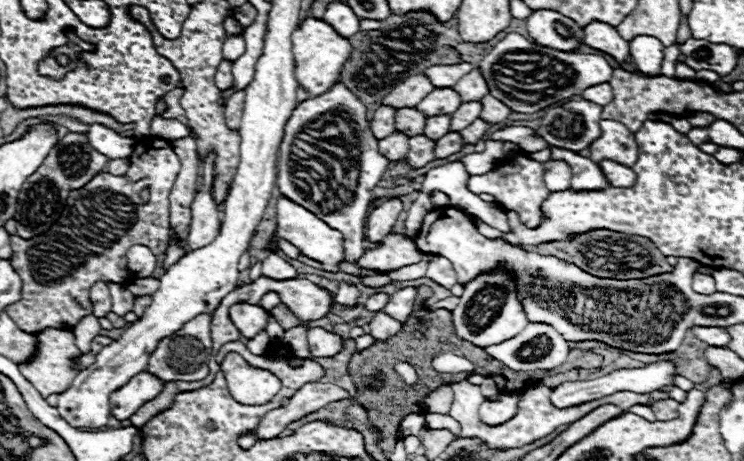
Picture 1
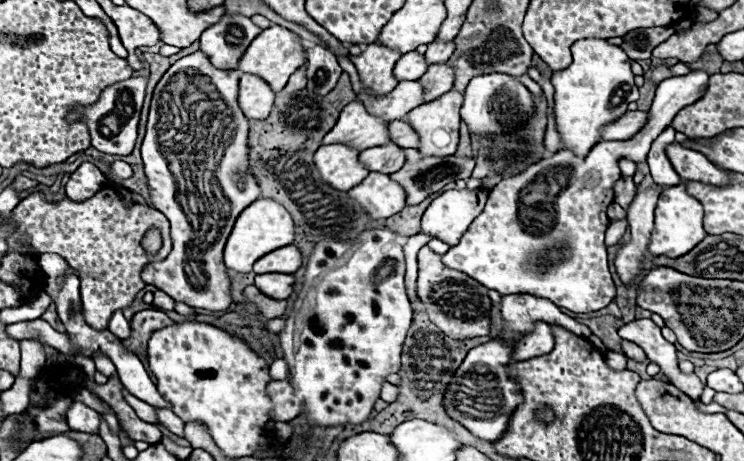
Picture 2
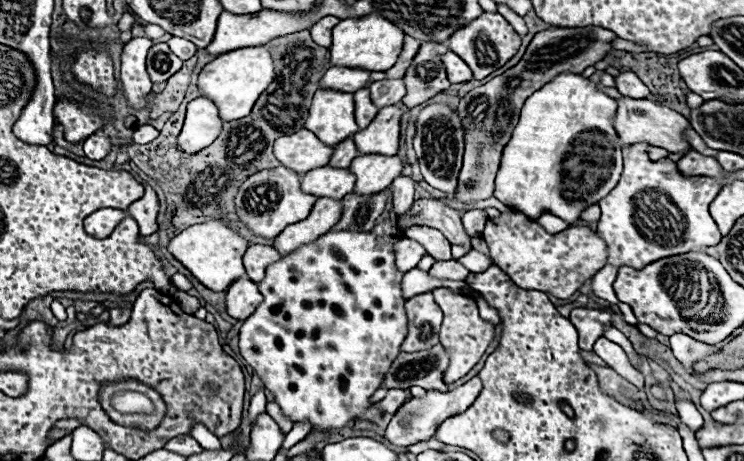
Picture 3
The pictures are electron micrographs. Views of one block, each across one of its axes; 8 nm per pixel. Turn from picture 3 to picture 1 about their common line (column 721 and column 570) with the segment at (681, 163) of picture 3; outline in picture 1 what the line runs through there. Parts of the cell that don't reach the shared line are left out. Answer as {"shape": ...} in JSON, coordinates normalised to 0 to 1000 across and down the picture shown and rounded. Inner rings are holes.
{"shape":[[[737,347],[734,351],[734,403],[745,416],[763,412],[769,386],[769,364],[758,347]]]}

